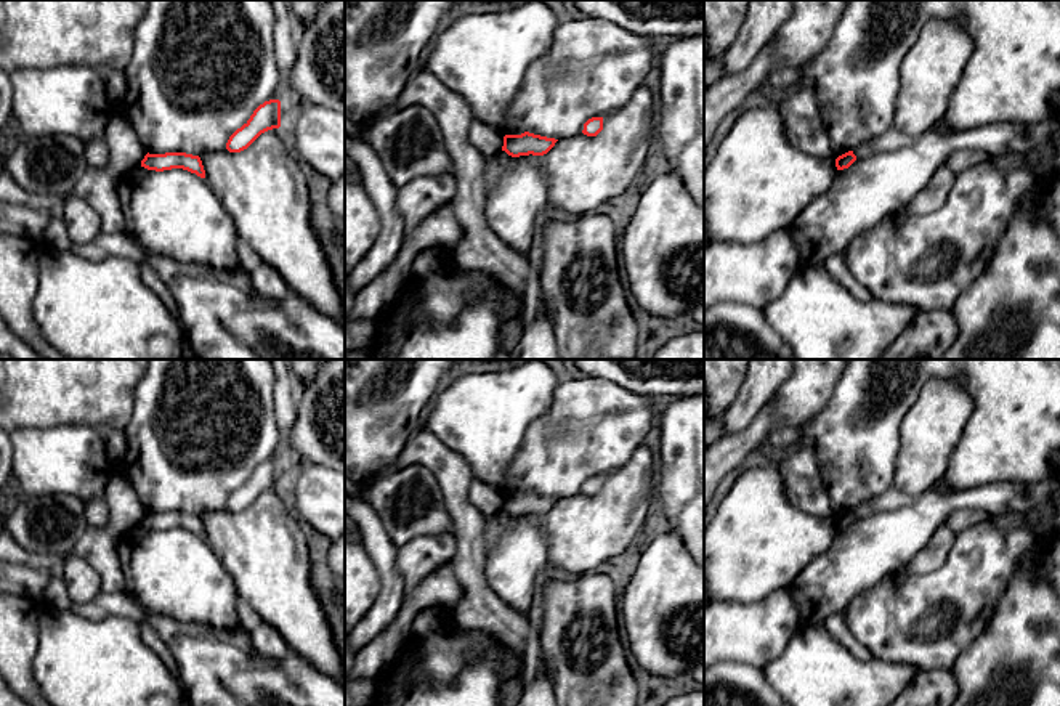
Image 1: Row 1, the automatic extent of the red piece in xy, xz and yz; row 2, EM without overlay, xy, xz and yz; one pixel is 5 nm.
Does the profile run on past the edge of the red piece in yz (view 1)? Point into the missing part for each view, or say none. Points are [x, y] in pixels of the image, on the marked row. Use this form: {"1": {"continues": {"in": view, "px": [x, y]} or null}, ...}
{"1": {"continues": null}}

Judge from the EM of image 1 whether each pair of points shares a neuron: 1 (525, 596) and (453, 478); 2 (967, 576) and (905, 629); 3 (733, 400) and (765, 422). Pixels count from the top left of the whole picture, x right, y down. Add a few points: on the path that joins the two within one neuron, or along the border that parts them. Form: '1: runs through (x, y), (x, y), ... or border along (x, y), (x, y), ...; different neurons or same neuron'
1: border along (486, 551), (485, 580), (491, 588); different neurons
2: runs through (951, 592), (921, 620); same neuron
3: border along (780, 385), (744, 429), (724, 435); different neurons

